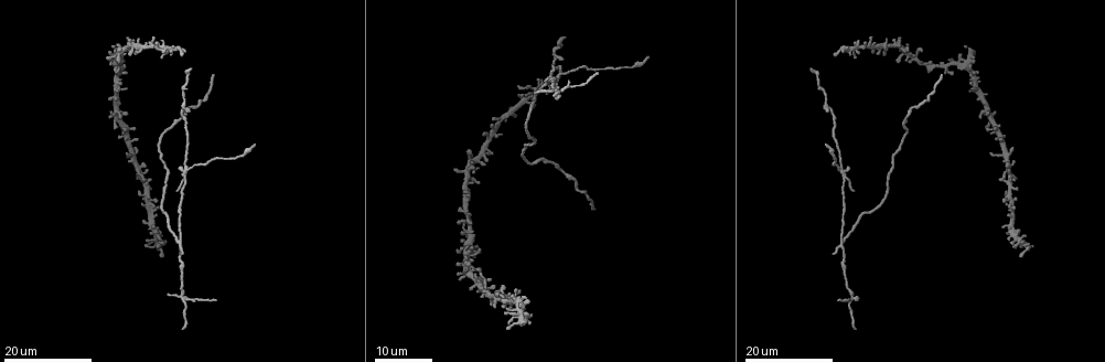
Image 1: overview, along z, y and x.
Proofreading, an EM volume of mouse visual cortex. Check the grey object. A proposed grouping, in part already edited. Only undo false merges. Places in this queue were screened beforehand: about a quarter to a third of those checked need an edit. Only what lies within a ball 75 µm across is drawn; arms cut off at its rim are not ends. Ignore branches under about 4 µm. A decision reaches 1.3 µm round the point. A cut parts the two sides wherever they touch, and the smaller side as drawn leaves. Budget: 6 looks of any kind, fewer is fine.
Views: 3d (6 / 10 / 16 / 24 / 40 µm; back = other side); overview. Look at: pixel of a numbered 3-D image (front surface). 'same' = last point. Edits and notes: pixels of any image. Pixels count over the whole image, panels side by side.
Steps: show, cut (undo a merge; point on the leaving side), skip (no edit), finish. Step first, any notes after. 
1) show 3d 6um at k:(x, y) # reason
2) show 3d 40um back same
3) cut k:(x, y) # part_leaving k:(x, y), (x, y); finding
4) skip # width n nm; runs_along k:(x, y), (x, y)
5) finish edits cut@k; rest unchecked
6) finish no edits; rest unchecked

show 3d 24um at 1:(179, 240) # four or more arms meet

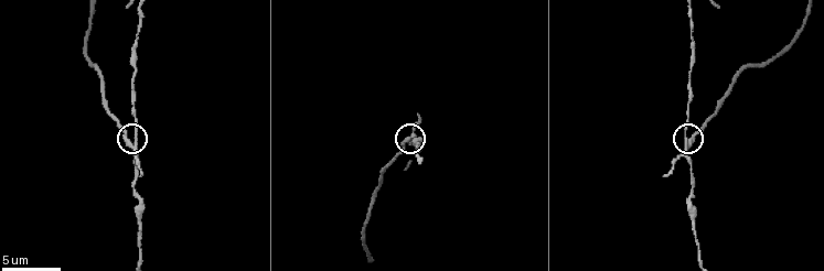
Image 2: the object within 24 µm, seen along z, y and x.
show 3d 10um at 2:(408, 138) # closer look

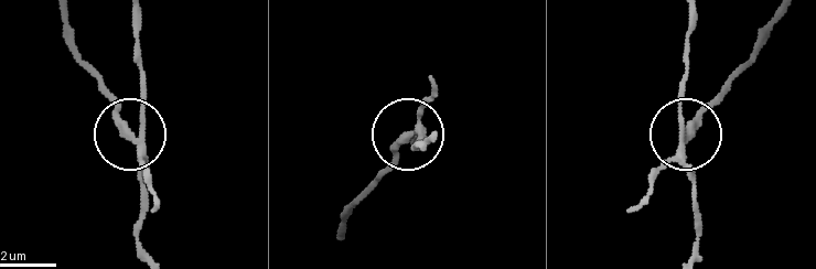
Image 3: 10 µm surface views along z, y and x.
cut 3:(116, 121) # part_leaving 3:(137, 149), (115, 95), (79, 52), (67, 17); two neurons meet here

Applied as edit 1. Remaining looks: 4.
show overview

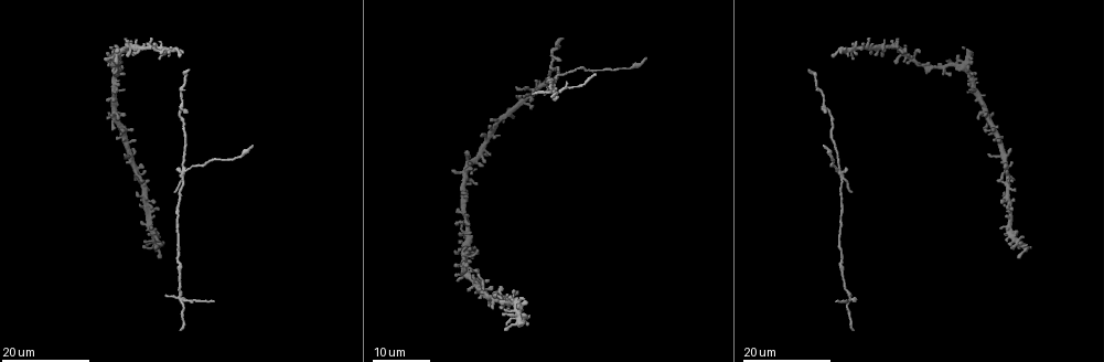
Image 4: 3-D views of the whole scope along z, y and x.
show 3d 16um at 4:(181, 300) # four or more arms meet

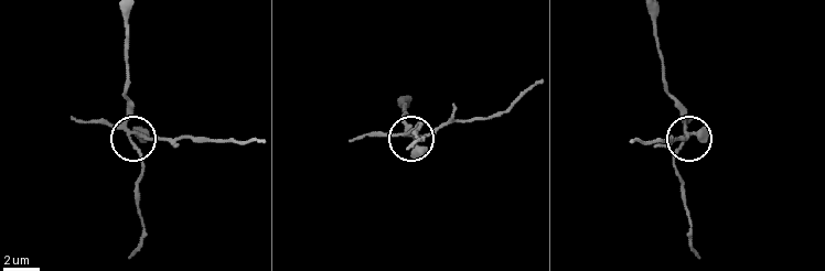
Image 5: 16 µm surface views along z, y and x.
show 3d 6um at 5:(688, 134)

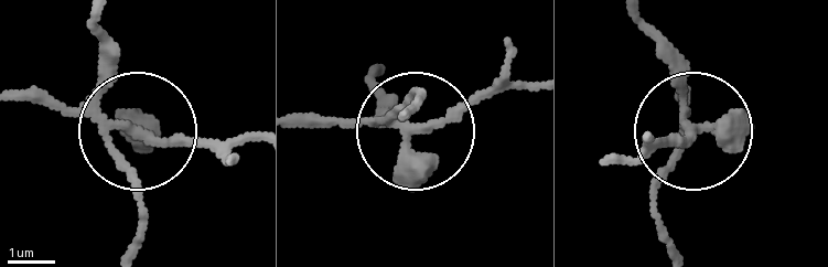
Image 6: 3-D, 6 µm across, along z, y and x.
cut 6:(436, 156) # side_arm 8 um; part_leaving 6:(384, 124), (439, 124), (486, 96), (534, 88); a second neuron is stuck on

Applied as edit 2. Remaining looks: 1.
finish edits cut@3, cut@6; rest unchecked

